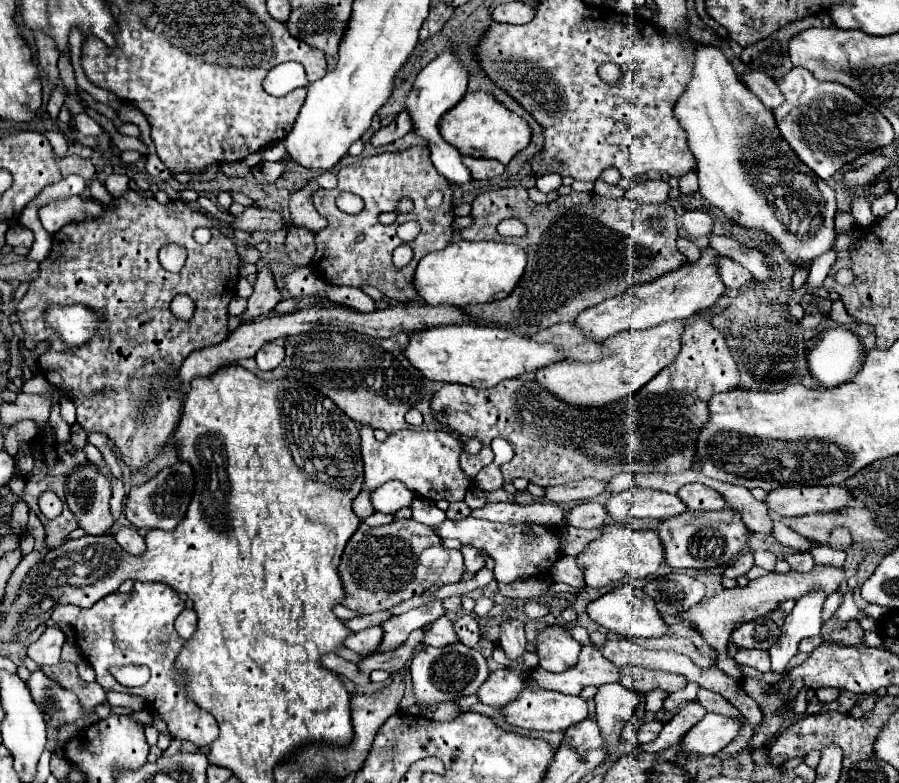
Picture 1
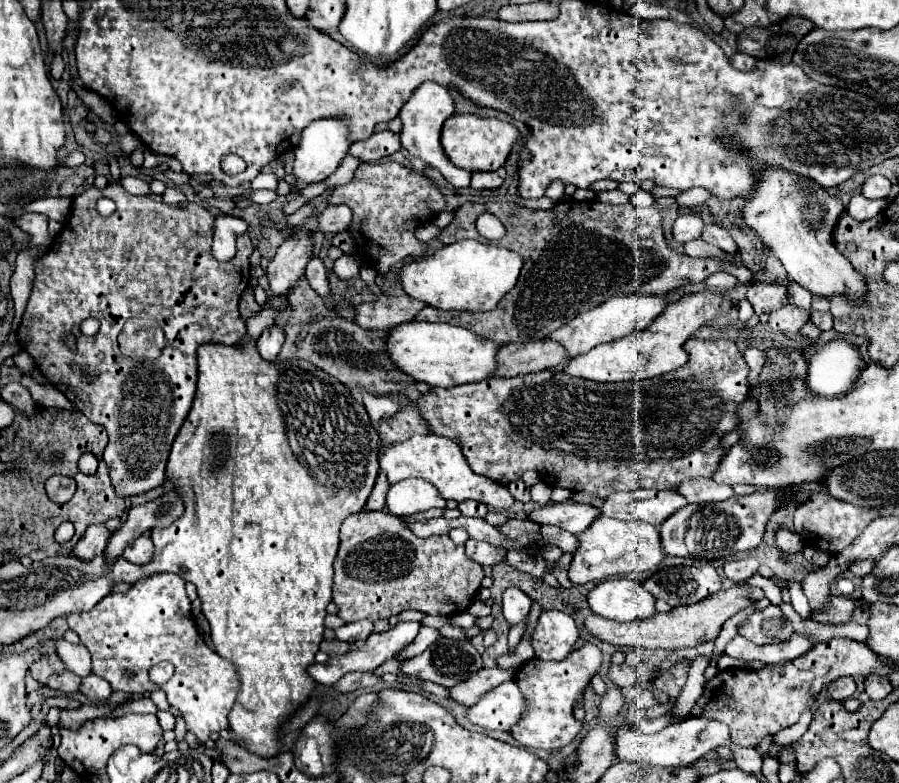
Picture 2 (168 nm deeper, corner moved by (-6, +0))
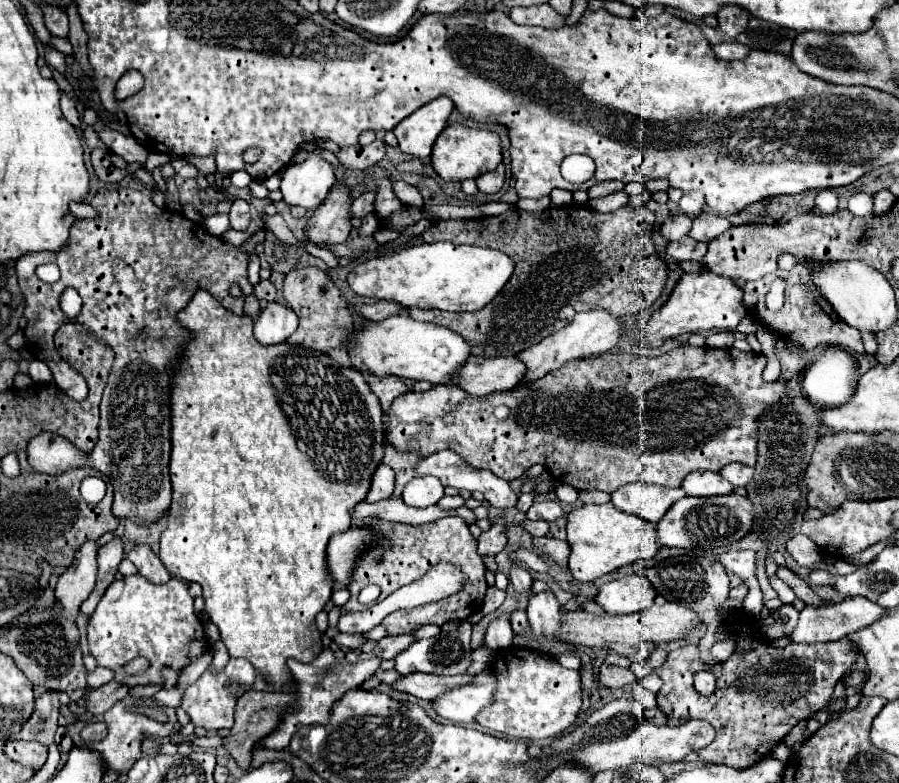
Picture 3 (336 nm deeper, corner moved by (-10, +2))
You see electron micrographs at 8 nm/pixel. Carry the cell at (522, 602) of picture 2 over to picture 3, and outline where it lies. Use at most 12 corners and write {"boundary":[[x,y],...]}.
{"boundary":[[510,566],[516,596],[528,594],[532,576],[524,566]]}

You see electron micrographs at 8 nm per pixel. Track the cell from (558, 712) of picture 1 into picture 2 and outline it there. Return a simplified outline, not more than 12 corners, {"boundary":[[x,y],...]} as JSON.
{"boundary":[[516,682],[468,708],[472,724],[512,730],[528,710]]}

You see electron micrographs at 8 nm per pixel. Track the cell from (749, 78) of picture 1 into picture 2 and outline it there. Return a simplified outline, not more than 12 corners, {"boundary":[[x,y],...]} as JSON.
{"boundary":[[740,54],[730,58],[730,64],[740,72],[752,72],[756,60]]}

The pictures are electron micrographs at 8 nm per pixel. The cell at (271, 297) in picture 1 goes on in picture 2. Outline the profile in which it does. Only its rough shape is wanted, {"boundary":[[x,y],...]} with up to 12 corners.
{"boundary":[[304,232],[276,250],[266,268],[274,296],[304,276],[312,242]]}

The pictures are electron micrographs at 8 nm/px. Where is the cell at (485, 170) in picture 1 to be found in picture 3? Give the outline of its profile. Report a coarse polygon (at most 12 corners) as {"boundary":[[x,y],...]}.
{"boundary":[[504,166],[478,176],[480,192],[498,192],[504,184]]}

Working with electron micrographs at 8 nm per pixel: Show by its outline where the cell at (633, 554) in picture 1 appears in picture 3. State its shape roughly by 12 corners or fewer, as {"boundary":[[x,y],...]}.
{"boundary":[[612,502],[568,514],[570,572],[592,582],[660,544]]}

